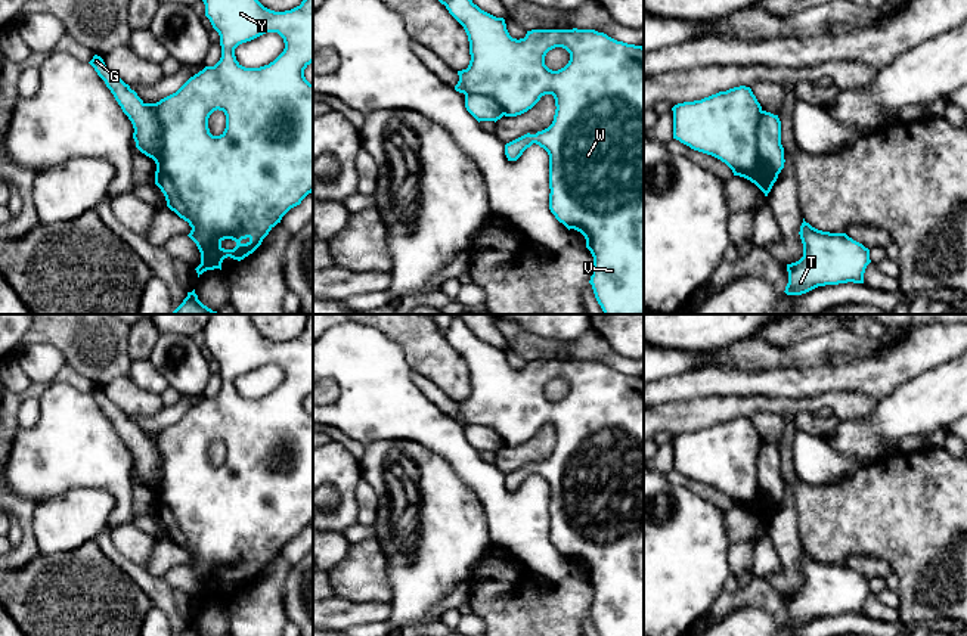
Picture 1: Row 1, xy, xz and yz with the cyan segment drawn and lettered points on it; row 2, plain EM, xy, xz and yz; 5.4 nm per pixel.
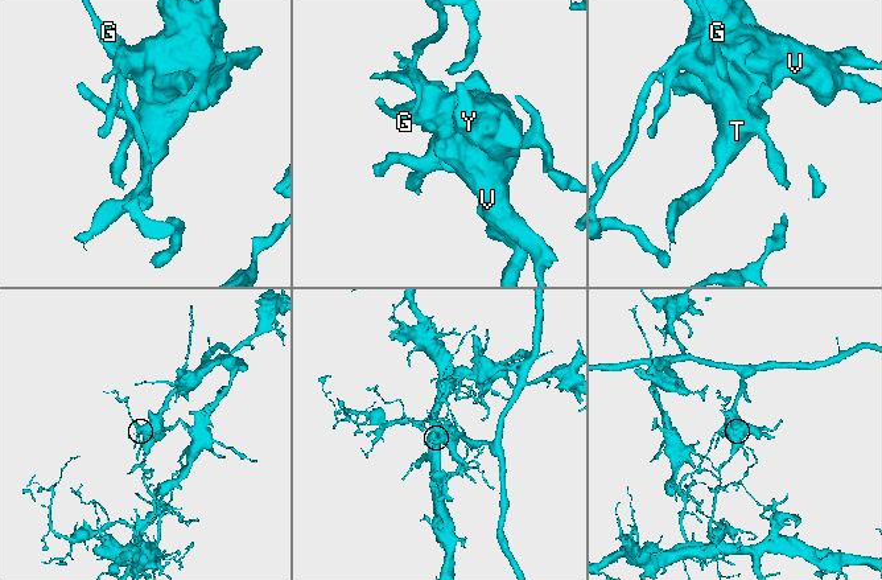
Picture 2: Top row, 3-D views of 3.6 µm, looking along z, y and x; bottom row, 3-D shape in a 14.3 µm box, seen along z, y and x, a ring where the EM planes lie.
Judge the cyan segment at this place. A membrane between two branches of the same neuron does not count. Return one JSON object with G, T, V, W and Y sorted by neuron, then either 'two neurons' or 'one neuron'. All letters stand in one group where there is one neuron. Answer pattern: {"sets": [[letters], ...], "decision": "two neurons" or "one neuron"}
{"sets": [["G"], ["T", "V", "W", "Y"]], "decision": "two neurons"}

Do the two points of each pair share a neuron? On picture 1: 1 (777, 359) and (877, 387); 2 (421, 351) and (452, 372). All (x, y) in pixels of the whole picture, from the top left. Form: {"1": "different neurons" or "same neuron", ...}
{"1": "different neurons", "2": "same neuron"}

